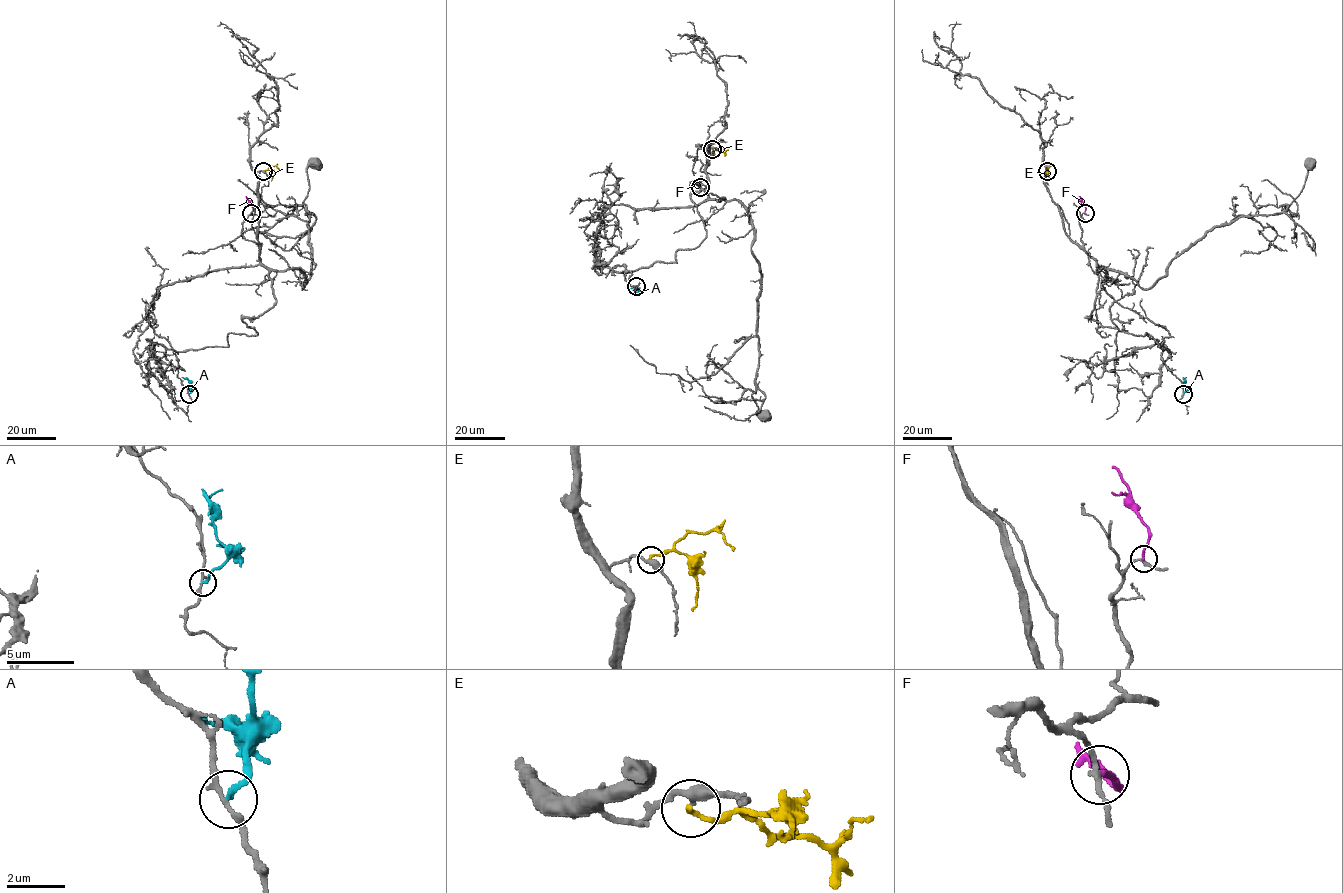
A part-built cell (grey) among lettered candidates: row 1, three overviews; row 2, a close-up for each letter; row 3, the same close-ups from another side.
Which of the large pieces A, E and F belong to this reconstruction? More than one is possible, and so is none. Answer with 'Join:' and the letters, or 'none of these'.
Join: E

